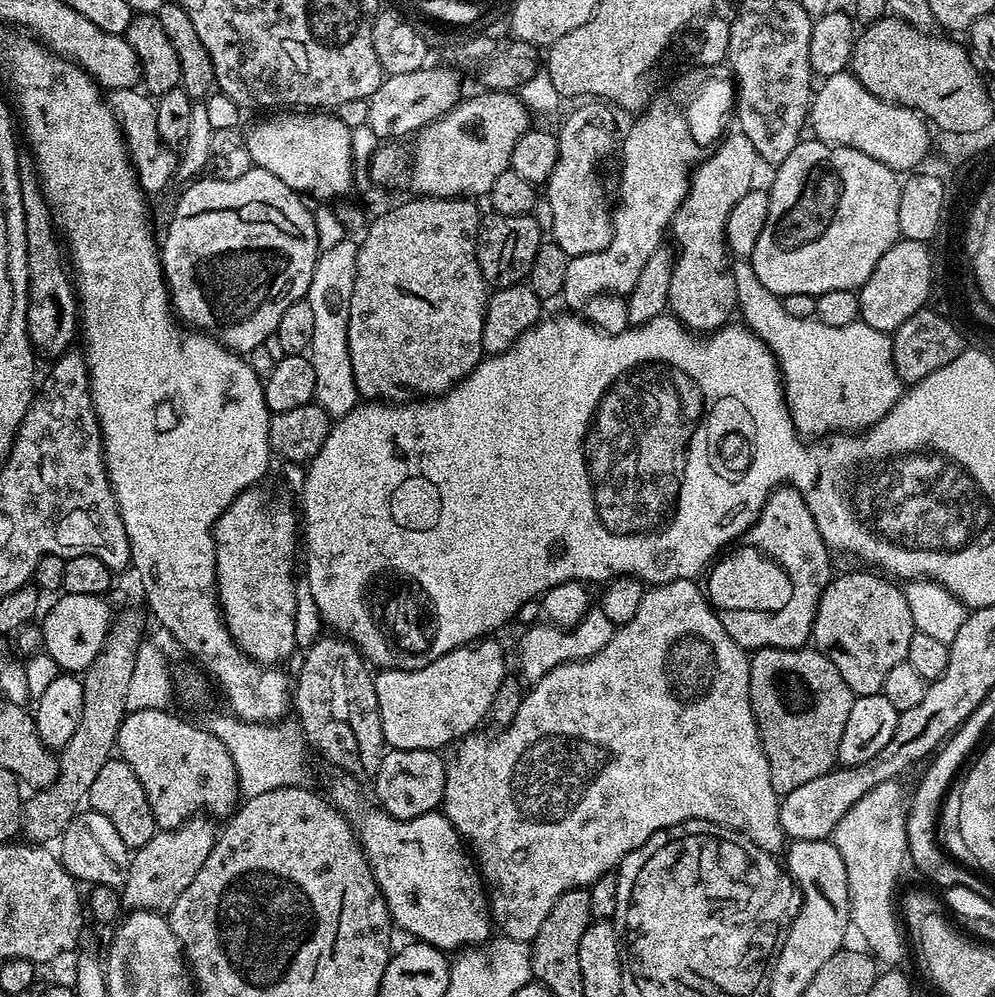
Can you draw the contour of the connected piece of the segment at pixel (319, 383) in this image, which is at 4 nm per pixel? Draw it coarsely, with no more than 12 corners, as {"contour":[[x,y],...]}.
{"contour":[[358,244],[316,257],[307,299],[315,403],[330,418],[358,403],[350,294]]}

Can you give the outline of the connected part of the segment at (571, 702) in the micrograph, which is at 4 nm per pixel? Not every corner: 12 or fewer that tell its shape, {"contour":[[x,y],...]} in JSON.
{"contour":[[649,587],[442,811],[499,935],[655,832],[785,847],[749,653]]}

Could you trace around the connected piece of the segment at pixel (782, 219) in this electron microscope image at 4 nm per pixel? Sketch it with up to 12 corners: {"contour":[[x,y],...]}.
{"contour":[[801,139],[750,257],[781,298],[859,290],[901,181]]}

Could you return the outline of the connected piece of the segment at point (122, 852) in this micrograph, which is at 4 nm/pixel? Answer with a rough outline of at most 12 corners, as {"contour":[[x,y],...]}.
{"contour":[[81,810],[58,837],[77,881],[119,889],[130,850],[106,814]]}

